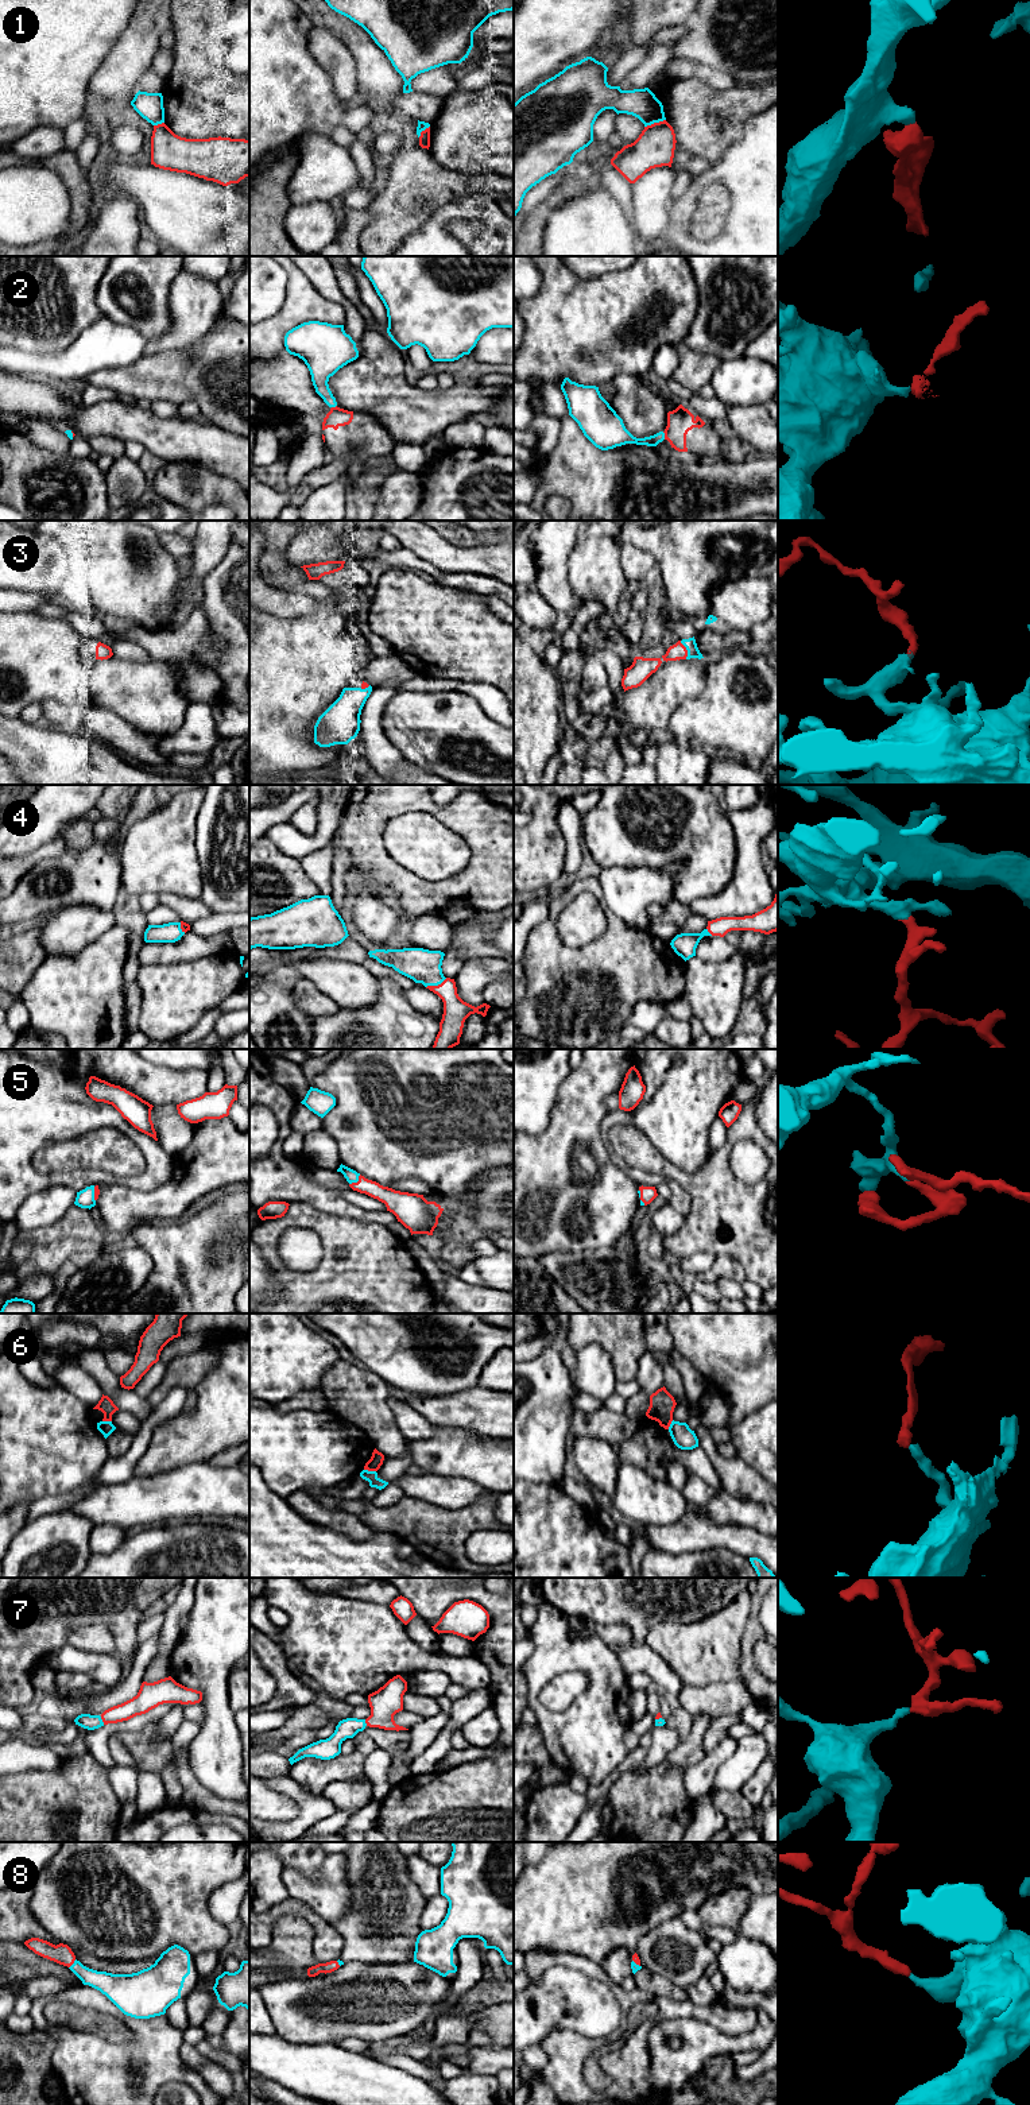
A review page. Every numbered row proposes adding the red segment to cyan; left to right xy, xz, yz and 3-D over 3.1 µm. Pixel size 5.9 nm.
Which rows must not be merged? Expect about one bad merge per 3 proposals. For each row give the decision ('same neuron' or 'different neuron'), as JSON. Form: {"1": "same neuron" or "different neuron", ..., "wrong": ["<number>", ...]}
{"1": "different neuron", "2": "different neuron", "3": "same neuron", "4": "same neuron", "5": "same neuron", "6": "different neuron", "7": "same neuron", "8": "same neuron", "wrong": ["1", "2", "6"]}

